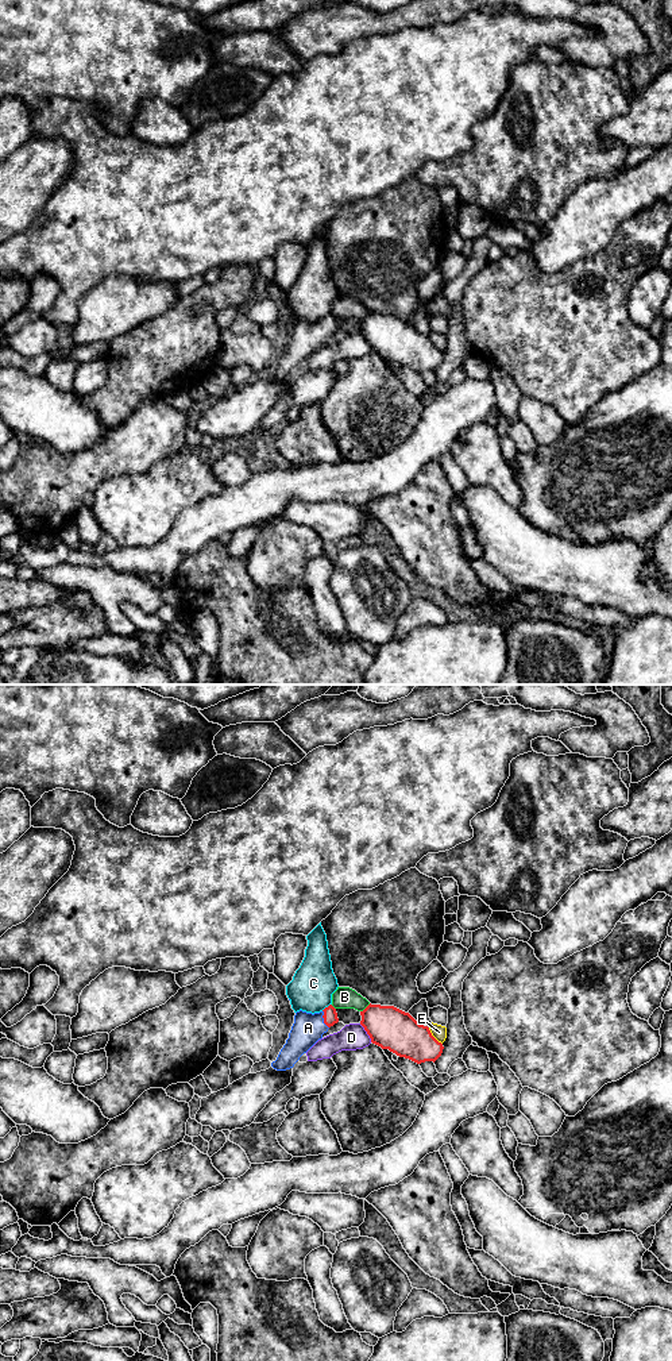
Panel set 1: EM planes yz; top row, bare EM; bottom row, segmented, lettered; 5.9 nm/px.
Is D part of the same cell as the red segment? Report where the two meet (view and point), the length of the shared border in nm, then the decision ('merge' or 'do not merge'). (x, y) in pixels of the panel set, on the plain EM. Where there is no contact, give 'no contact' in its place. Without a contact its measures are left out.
yz (367, 342) | 130 nm | do not merge

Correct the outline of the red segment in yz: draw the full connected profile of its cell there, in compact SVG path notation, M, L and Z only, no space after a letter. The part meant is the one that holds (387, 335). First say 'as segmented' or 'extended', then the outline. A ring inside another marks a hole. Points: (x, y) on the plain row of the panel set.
as segmented; M368 313L360 320L360 333L371 351L389 358L399 366L417 373L436 370L443 362L443 352L420 333L409 321L394 315Z

